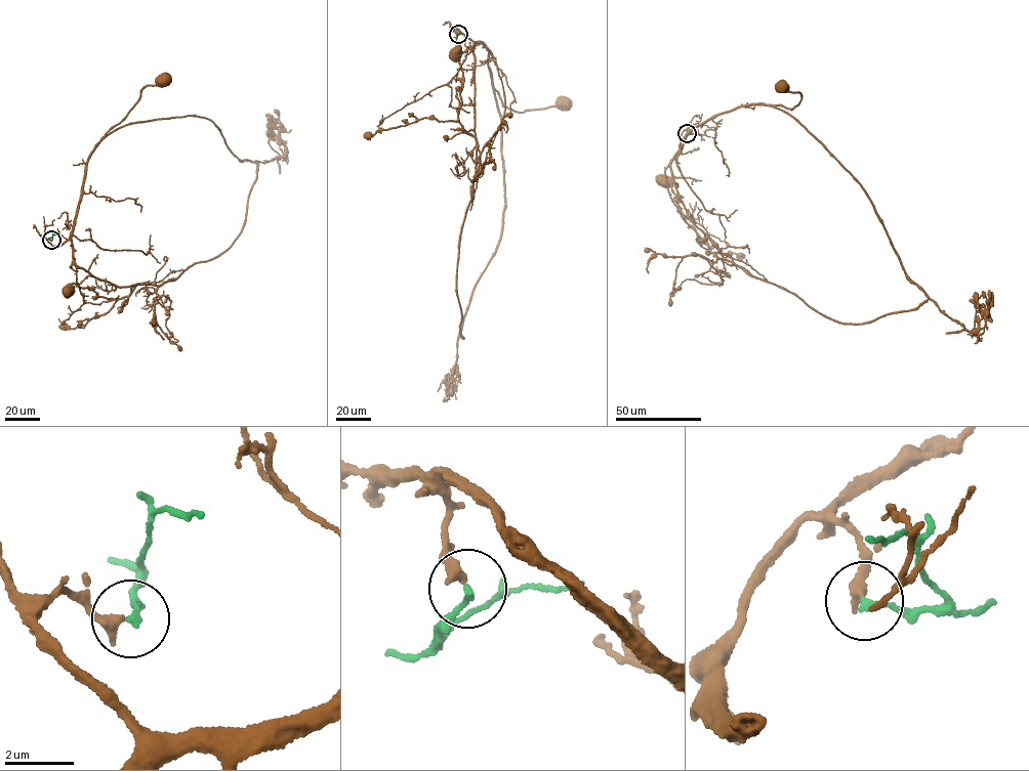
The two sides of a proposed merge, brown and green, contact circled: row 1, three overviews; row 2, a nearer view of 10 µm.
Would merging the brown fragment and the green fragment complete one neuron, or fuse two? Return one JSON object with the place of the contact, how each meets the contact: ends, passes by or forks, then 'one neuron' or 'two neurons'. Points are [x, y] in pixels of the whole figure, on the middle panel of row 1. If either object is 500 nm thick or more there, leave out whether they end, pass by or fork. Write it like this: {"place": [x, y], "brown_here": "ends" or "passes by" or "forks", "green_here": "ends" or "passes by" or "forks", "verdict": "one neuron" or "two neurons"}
{"place": [458, 34], "brown_here": "ends", "green_here": "ends", "verdict": "one neuron"}

